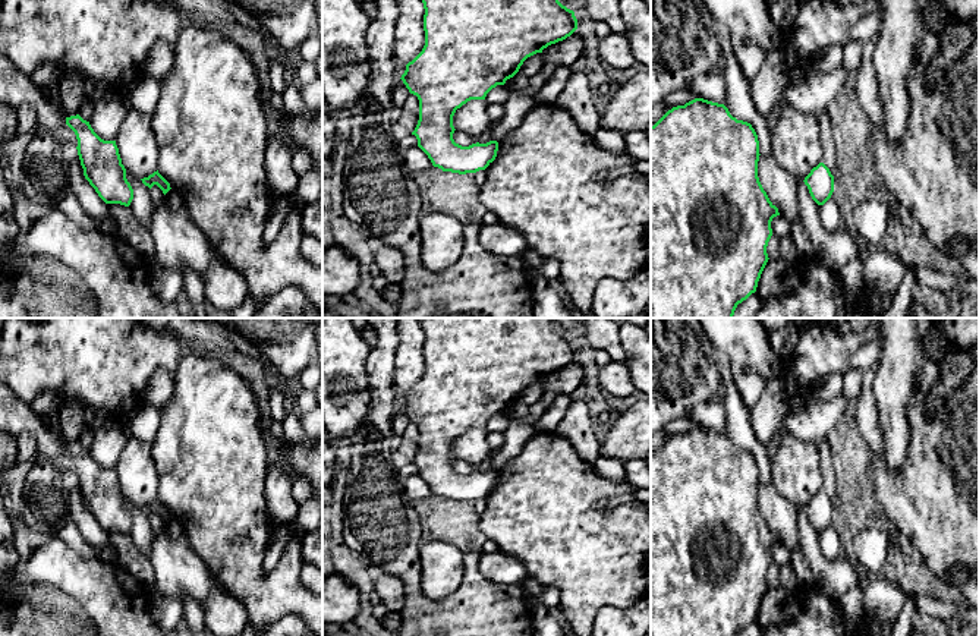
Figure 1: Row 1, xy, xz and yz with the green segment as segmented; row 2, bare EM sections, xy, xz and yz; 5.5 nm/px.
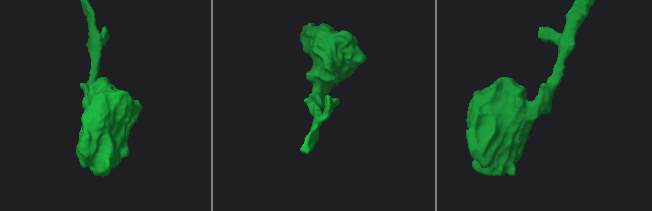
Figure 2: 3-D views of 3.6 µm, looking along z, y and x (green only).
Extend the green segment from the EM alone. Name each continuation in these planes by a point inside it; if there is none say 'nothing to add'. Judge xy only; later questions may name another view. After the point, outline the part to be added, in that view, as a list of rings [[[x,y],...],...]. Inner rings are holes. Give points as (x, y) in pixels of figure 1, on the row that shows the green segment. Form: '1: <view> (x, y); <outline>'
1: xy (16, 88); [[[0,56],[0,103],[13,107],[31,104],[38,116],[38,129],[50,133],[69,152],[76,151],[76,135],[66,125],[66,117],[54,91],[44,92],[31,81],[29,75],[21,72],[3,56]]]

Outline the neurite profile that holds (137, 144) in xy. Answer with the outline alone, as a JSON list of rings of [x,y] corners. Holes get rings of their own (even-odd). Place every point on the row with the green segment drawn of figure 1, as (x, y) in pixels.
[[[130,107],[114,141],[122,164],[129,173],[144,179],[157,171],[158,147],[151,127],[151,114]]]

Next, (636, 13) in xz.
[[[618,0],[618,10],[627,26],[632,54],[651,72],[651,0]]]

